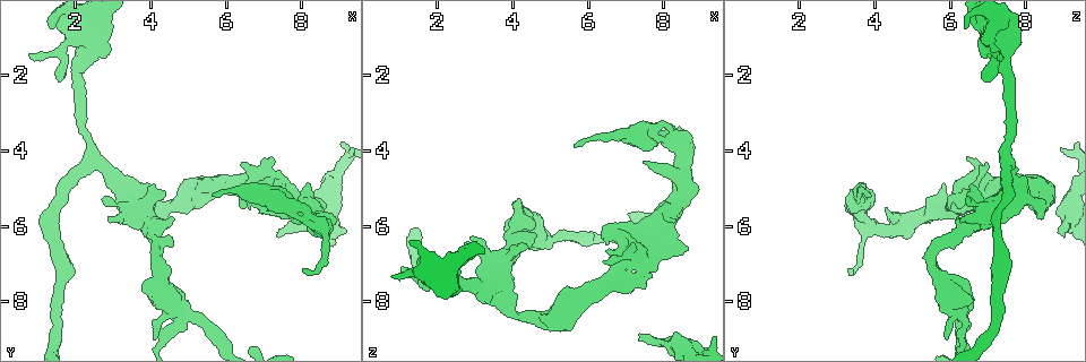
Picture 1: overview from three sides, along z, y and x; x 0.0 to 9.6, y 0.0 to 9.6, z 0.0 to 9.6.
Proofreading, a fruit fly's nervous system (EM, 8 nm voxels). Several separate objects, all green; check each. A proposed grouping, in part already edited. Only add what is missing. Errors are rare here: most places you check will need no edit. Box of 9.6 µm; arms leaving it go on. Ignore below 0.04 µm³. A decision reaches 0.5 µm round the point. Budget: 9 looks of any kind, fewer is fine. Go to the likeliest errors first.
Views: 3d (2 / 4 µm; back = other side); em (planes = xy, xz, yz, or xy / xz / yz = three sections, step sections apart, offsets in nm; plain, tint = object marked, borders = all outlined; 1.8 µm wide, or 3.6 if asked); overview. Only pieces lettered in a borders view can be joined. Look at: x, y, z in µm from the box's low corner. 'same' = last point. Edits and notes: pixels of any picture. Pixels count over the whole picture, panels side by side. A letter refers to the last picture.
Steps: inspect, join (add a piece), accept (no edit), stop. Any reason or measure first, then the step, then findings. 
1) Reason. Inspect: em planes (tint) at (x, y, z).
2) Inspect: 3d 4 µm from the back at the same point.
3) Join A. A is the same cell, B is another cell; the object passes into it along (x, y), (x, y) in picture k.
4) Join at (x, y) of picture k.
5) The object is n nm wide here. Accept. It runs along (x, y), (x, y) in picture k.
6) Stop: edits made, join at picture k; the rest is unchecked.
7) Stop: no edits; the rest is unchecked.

Sharp bend. Inspect: 3d 4 µm at (4.70, 8.00, 6.15).

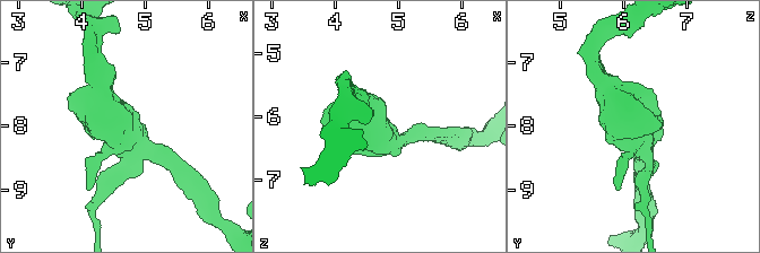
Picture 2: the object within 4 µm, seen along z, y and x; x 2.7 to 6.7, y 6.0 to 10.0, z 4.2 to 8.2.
Inspect: em planes (borders) at (4.70, 7.90, 6.20).

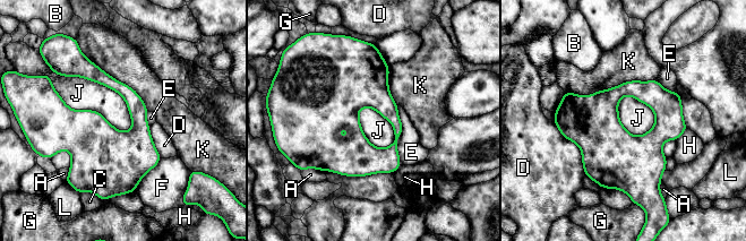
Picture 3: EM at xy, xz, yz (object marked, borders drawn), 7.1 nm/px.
Accept. A, B, C, D, E, F, G, H, J, K and L are other cells; none of them fits.

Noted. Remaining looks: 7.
Free end. Inspect: em xz step 4 (borders) at (7.40, 6.20, 8.85).

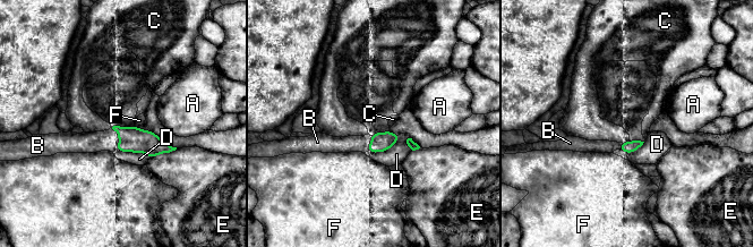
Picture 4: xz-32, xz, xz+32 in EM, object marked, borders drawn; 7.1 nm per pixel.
Join B. B is the same cell, A, C, D, E and F are other cells; the cell continues.

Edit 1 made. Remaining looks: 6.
Redraw. Inspect: overview.

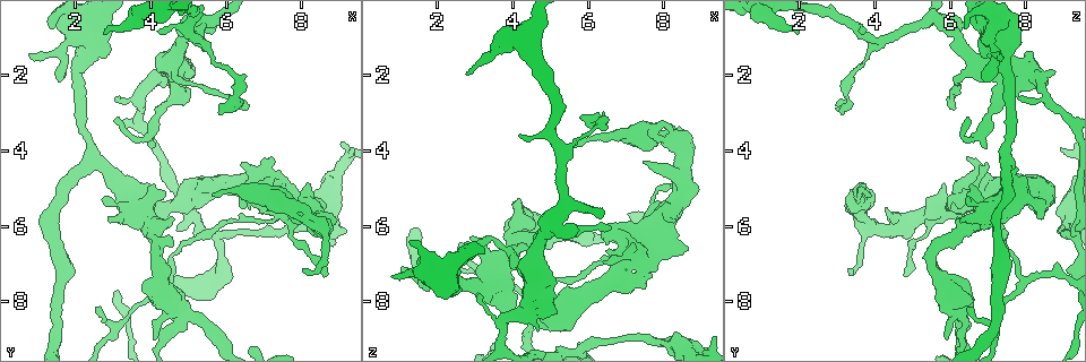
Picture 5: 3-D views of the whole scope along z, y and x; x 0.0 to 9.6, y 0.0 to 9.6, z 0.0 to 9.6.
Thick end. Inspect: em planes (borders) at (8.95, 5.90, 5.00).

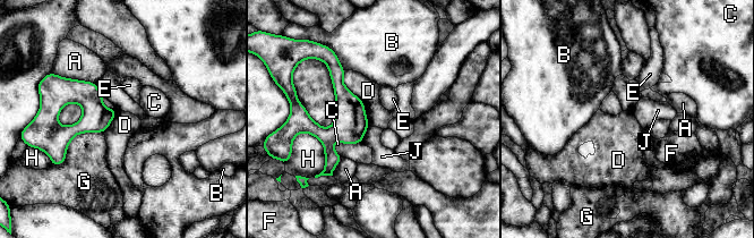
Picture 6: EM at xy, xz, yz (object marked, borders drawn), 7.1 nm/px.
Accept. A, B, C, D, E, F, G, H and J are other cells; a border runs along (344, 70), (369, 125) in picture 6; none of them fits.

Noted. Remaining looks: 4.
An open end. Inspect: em planes (borders) at (7.55, 5.40, 3.25).

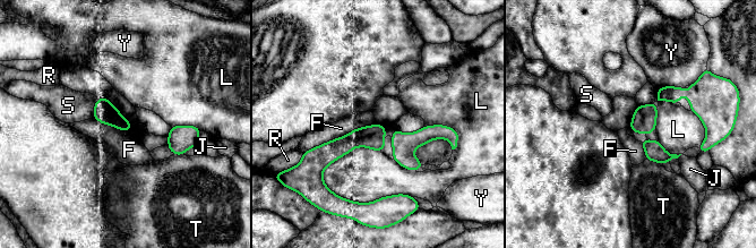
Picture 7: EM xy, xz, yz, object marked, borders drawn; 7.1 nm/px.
Accept. F, J, L, R, S, T and Y are other cells; it runs along (381, 128), (320, 161) in picture 7; no lettered piece goes on from it.

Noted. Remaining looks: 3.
Stop: edits made, join at picture 4; the rest is unchecked.

